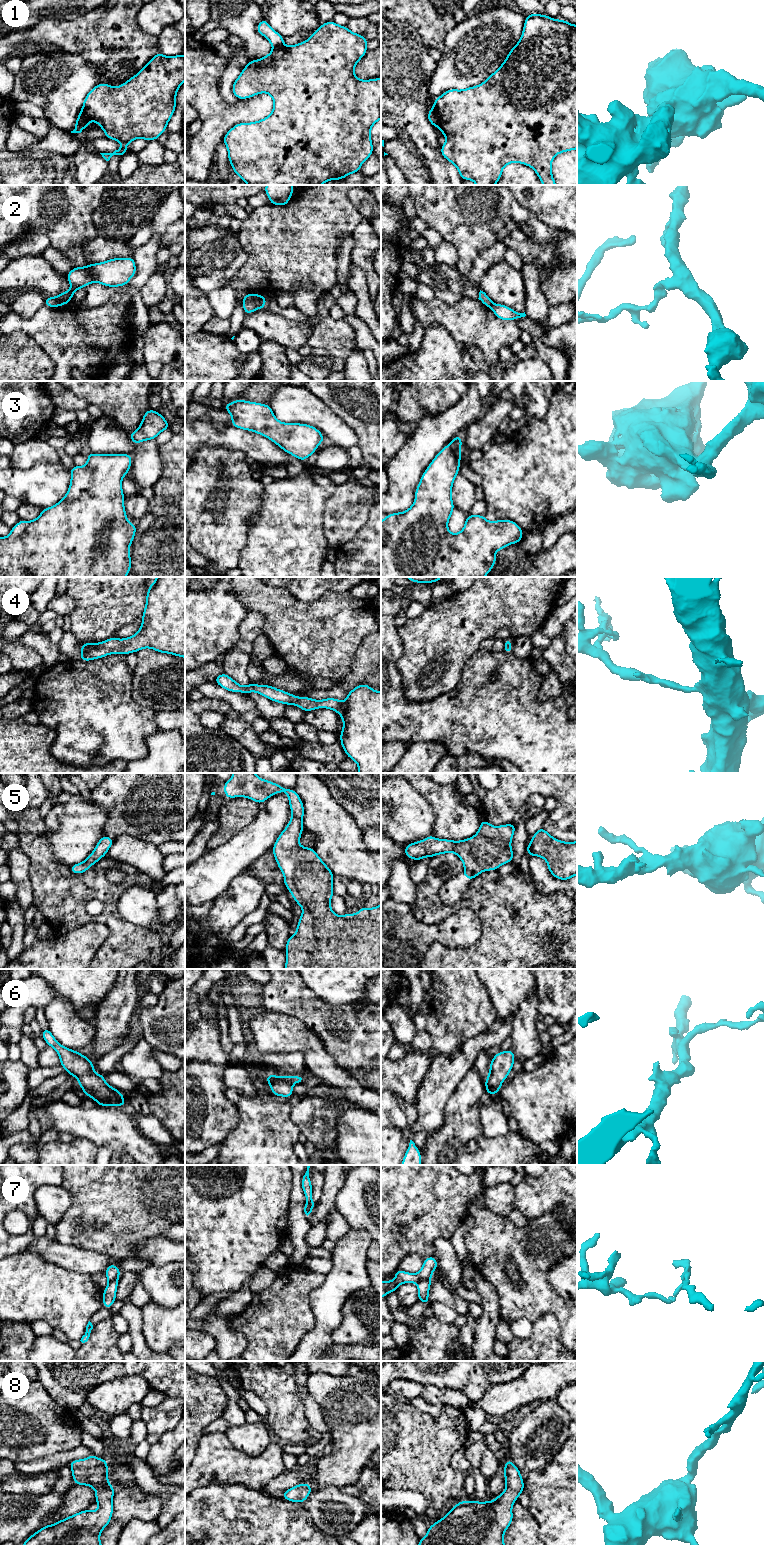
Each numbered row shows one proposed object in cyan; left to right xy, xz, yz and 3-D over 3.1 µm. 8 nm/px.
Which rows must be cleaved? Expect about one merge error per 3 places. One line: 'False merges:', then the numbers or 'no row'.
False merges: 1, 2, 7

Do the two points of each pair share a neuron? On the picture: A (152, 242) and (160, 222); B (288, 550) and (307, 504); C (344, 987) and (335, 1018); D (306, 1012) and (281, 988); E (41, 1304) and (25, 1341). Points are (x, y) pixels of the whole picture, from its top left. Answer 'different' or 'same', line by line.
A: same
B: same
C: different
D: same
E: different

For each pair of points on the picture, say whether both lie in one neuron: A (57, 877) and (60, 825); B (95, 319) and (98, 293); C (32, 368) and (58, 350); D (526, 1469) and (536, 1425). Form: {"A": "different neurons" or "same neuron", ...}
{"A": "different neurons", "B": "different neurons", "C": "different neurons", "D": "same neuron"}

